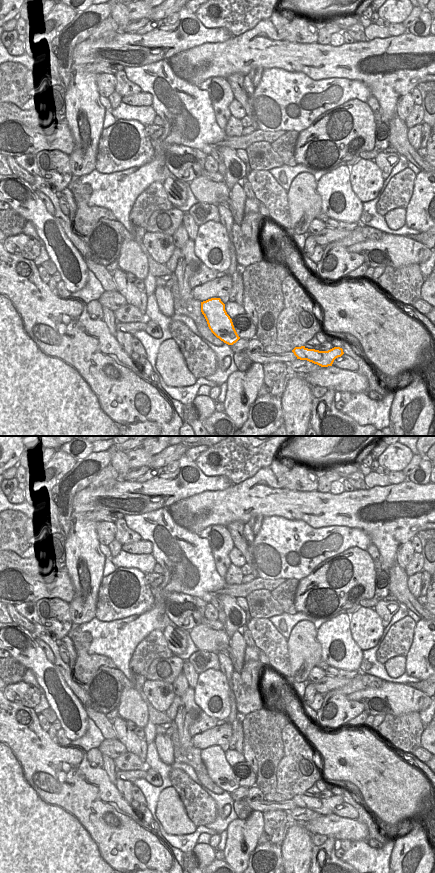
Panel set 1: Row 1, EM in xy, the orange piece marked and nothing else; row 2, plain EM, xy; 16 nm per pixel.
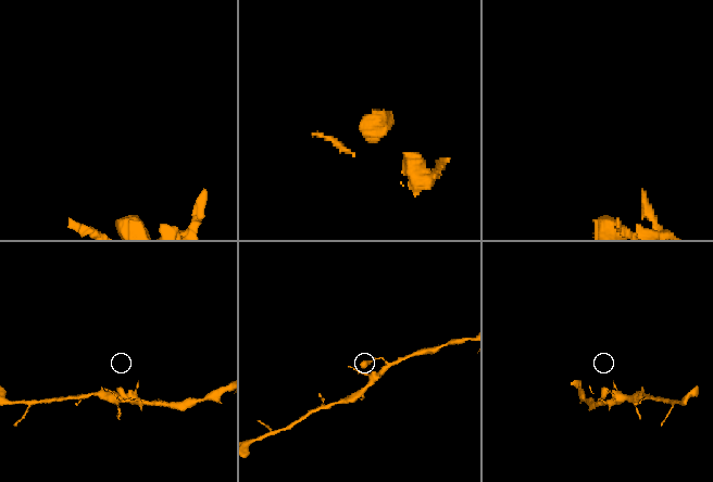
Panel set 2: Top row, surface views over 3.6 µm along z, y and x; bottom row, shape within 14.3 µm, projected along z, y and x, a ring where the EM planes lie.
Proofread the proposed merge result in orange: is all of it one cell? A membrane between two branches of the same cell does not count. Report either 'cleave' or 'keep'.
keep

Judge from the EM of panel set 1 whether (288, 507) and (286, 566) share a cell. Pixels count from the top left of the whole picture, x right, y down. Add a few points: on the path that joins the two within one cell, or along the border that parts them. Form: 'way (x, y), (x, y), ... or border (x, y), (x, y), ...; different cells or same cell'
border (265, 516), (301, 519), (311, 526); different cells

